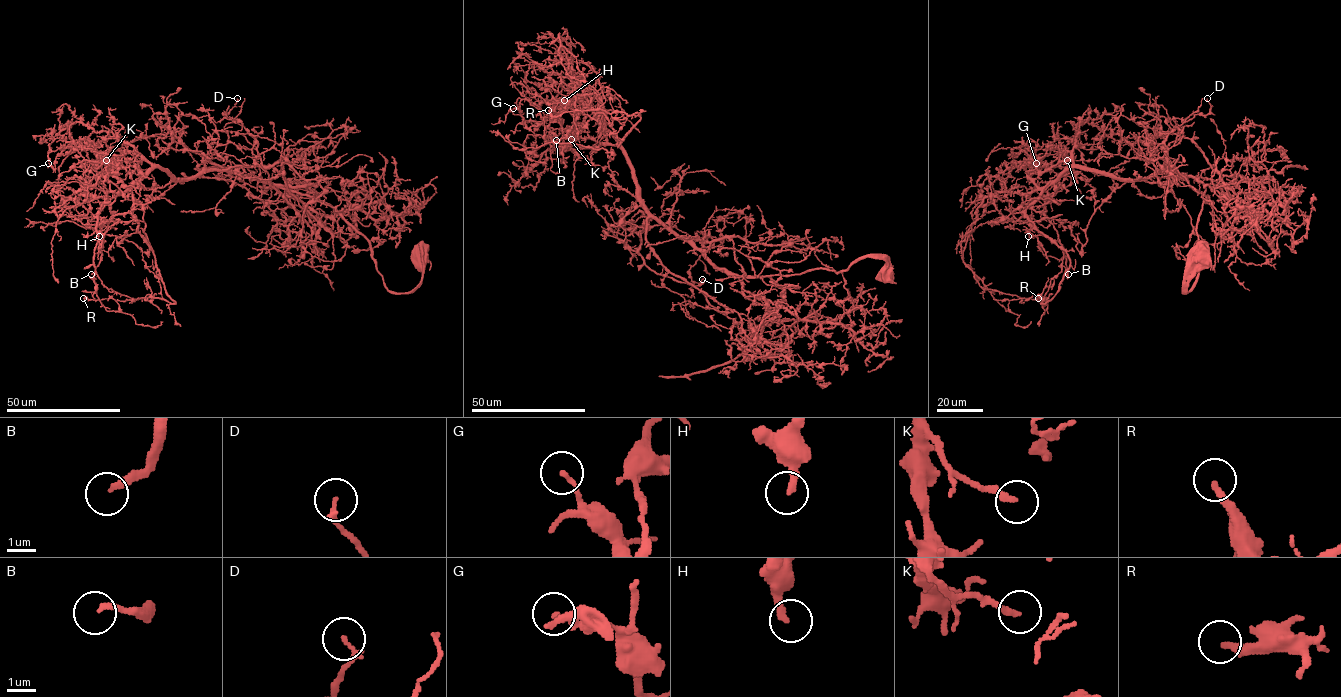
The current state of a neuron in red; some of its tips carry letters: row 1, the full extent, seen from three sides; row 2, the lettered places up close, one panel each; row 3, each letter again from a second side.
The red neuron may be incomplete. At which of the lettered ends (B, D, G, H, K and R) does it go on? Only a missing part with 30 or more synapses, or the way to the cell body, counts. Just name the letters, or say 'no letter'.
B, H, R

